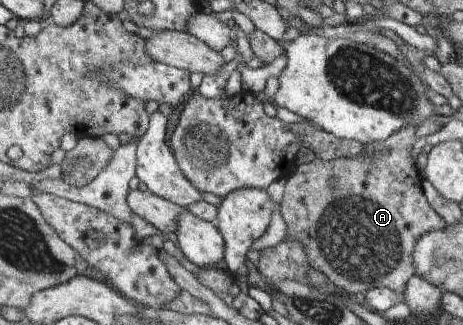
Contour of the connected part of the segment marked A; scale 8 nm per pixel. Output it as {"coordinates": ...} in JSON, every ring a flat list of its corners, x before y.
{"coordinates":[[407,125,379,142,375,158,366,159,359,155,324,161,316,157,312,162,297,166,285,179,284,193,279,202,281,216,288,226,287,239,301,241,308,256,306,262,323,272,331,284,341,288,348,296,362,296,368,289,374,288,390,288,403,295,406,284,416,272,411,256,415,240,423,232,446,226,441,216,427,203,422,189,423,178,411,158,418,127]]}

